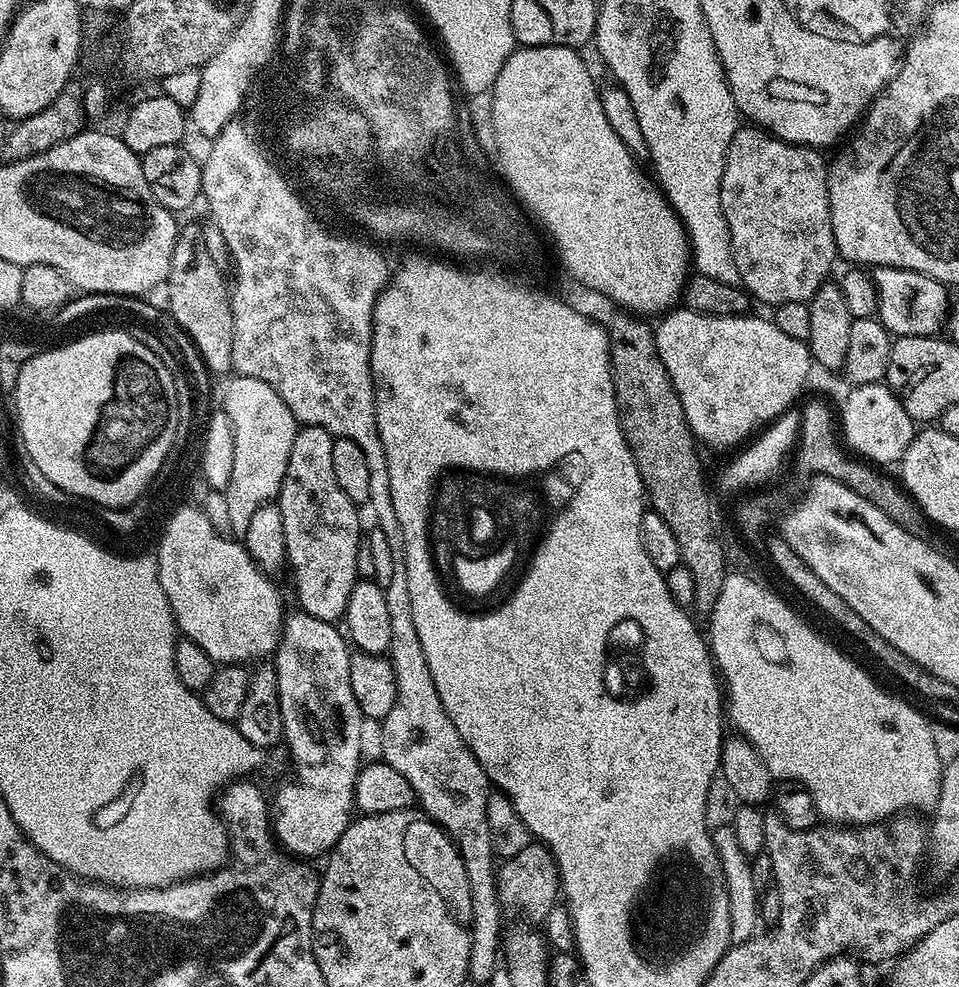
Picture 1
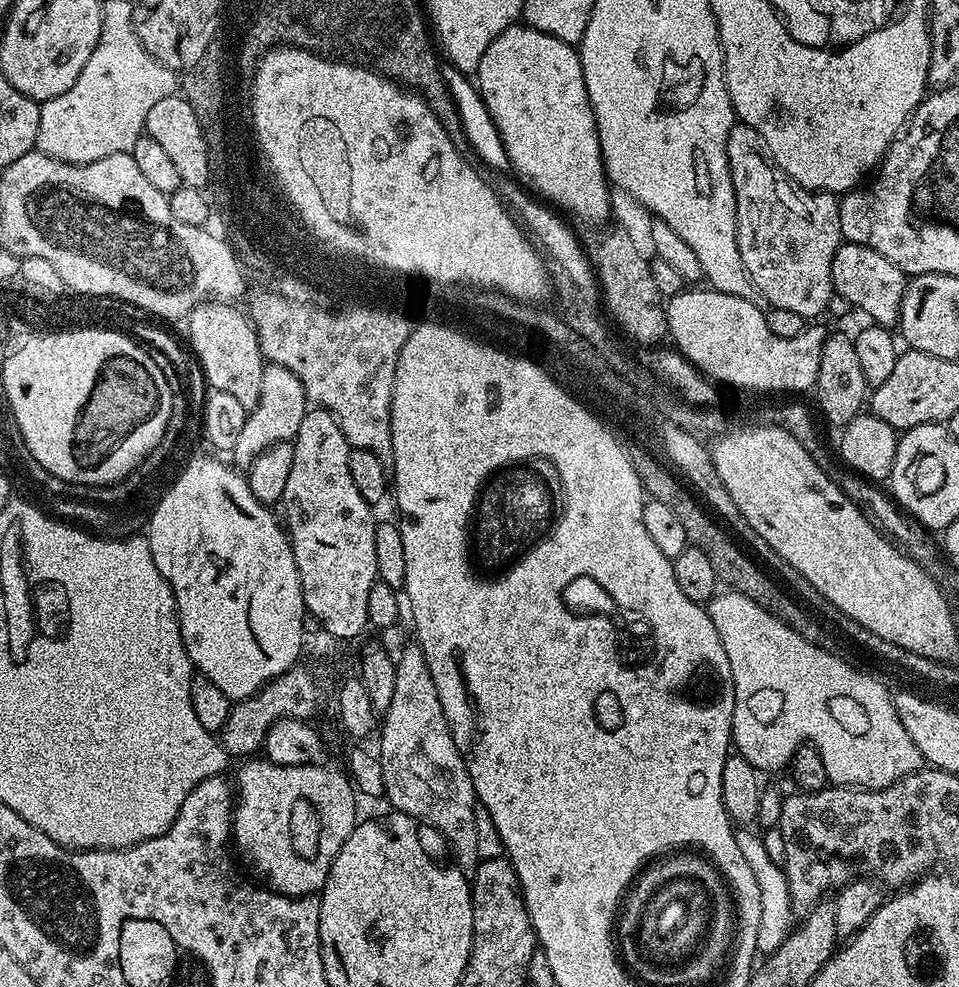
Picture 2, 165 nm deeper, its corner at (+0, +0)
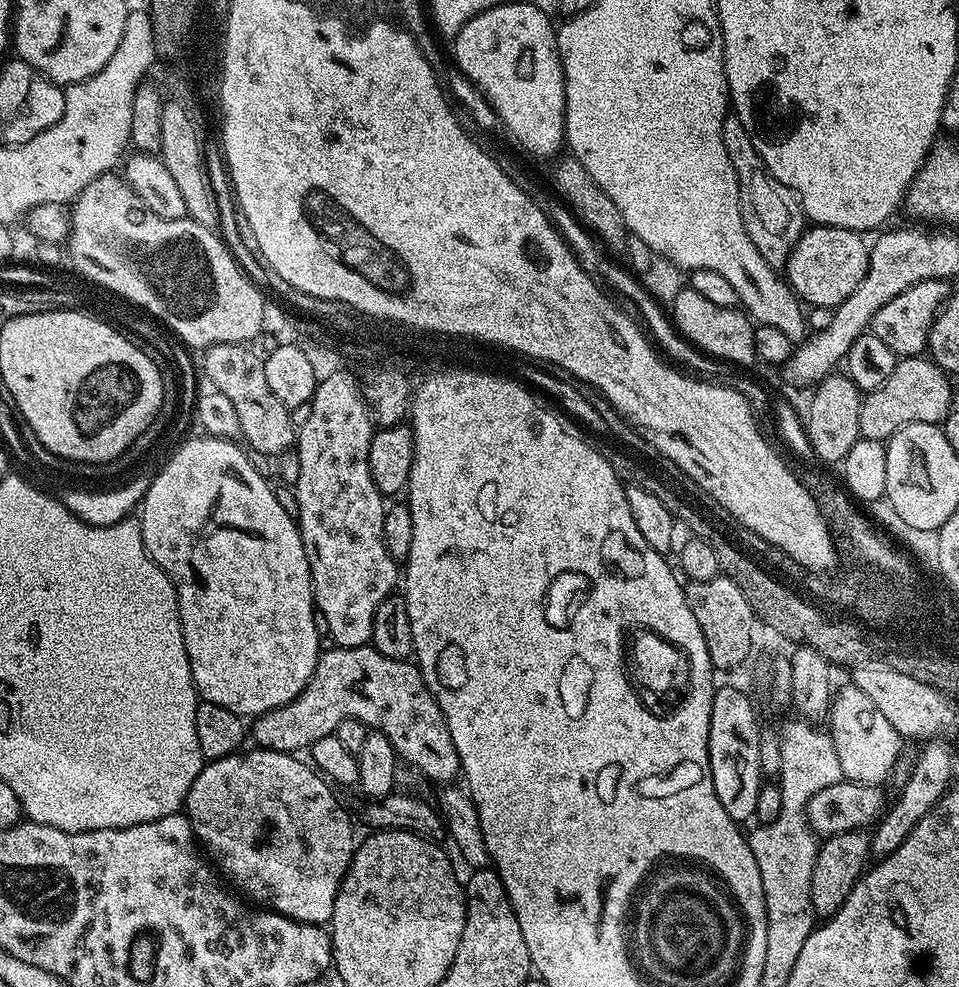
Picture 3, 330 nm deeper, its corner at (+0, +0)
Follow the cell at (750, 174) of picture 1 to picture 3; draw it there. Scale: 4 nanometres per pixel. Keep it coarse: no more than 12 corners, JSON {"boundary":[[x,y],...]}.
{"boundary":[[724,117],[746,234],[783,269],[804,209],[768,173],[746,126]]}

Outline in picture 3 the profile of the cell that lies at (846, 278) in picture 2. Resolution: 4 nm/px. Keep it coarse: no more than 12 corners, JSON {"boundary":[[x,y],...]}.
{"boundary":[[812,226],[786,283],[805,305],[836,309],[862,282],[859,232]]}

